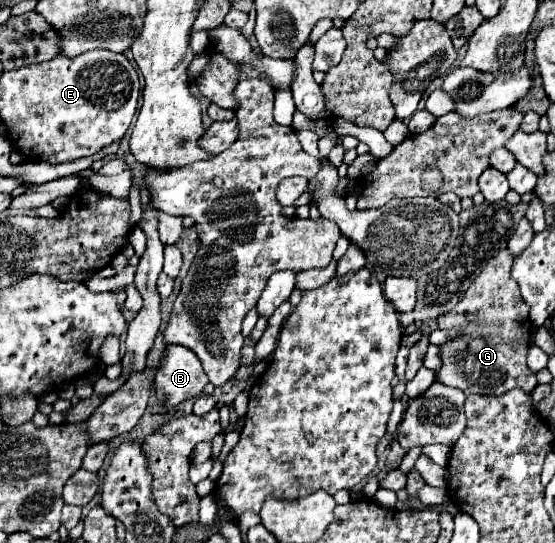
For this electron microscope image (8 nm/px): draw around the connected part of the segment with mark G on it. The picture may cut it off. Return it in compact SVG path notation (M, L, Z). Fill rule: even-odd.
M508 249L498 251L494 259L486 263L486 267L480 271L480 275L472 281L470 289L462 297L462 301L446 315L436 317L436 327L442 331L452 331L456 327L462 327L462 335L454 335L450 341L438 345L442 367L436 371L436 381L458 387L466 395L480 393L480 395L502 395L508 389L520 387L526 393L530 393L538 383L536 375L526 365L526 351L530 347L530 323L528 323L528 305L524 303L518 283L510 277L514 255Z

